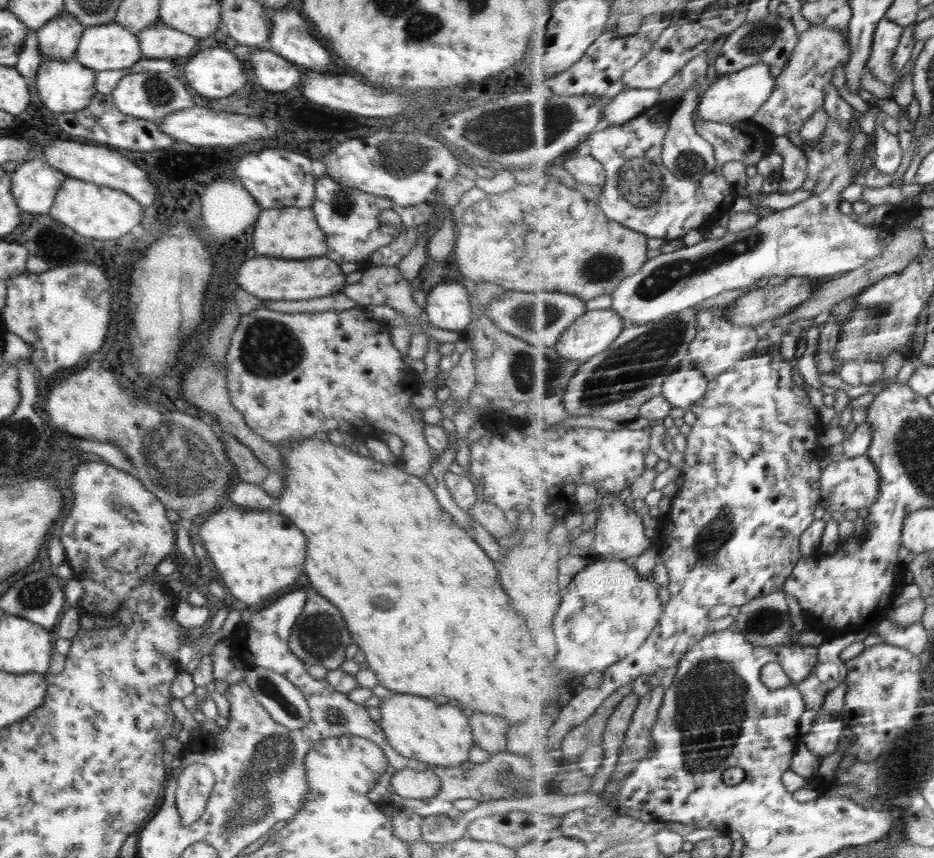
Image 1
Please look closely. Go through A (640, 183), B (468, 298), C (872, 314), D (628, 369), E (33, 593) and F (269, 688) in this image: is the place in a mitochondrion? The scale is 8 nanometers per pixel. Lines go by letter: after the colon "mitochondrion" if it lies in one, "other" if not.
A: mitochondrion
B: other
C: mitochondrion
D: mitochondrion
E: mitochondrion
F: mitochondrion

